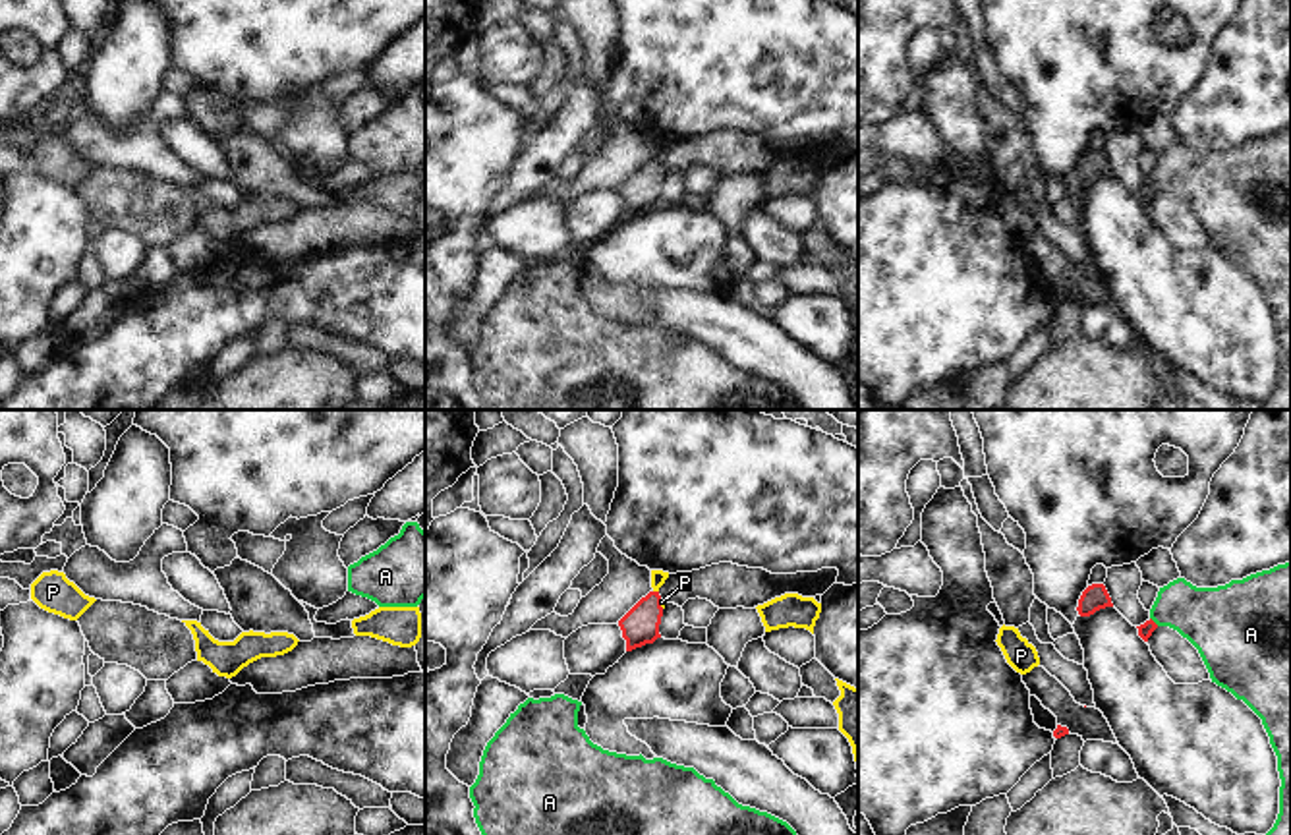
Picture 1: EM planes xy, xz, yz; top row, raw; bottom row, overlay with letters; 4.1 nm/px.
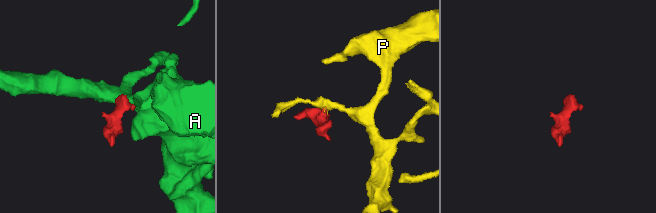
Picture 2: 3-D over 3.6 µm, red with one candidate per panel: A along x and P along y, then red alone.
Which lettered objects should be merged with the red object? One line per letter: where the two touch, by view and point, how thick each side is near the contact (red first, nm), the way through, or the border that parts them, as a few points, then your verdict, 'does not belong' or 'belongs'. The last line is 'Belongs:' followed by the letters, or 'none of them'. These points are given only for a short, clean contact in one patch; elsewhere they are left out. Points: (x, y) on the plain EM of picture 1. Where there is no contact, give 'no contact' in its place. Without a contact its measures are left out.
A: yz (1152, 188) | 60/280 nm | along yz (1150, 184), (1158, 192) | does not belong
P: xz (656, 159) | 160/60 nm | across xz (640, 192), (656, 159), (658, 143) | belongs
Belongs: P

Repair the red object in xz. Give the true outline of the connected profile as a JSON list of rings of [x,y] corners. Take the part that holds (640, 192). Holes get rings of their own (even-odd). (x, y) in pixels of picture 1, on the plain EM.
[[[651,137],[651,158],[642,164],[620,187],[622,205],[626,207],[626,218],[653,211],[659,201],[659,191],[665,176],[665,168],[659,162],[659,155],[669,145],[669,139]]]

